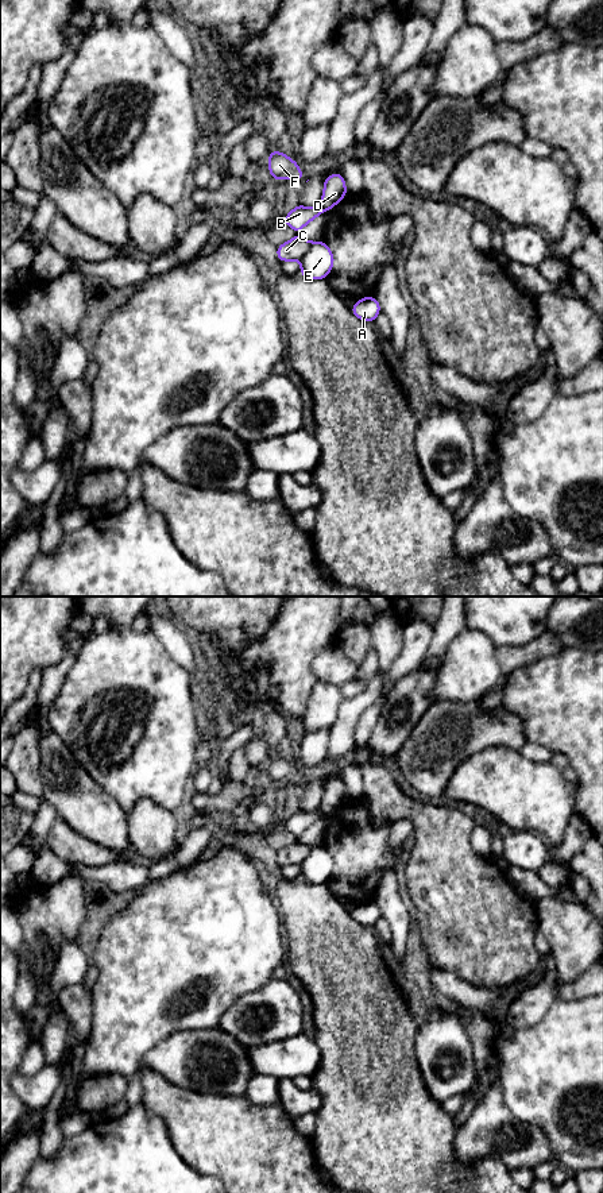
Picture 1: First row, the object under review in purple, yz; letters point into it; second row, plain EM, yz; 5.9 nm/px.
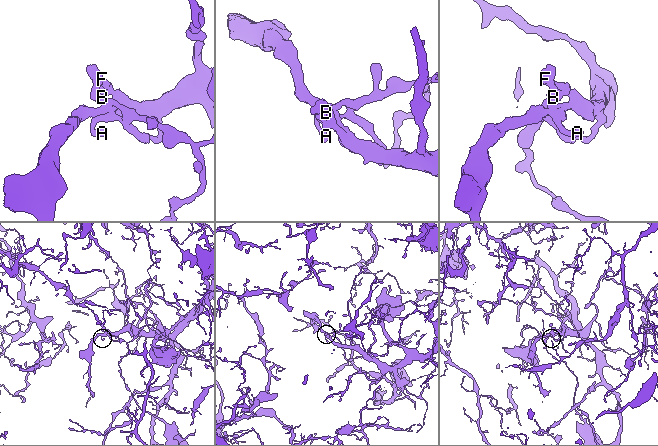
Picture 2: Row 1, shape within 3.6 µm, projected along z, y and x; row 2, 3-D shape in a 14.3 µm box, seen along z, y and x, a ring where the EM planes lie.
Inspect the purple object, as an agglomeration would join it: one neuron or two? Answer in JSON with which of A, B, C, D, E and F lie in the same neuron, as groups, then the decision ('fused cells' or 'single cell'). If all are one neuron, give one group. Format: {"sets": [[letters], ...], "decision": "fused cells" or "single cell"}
{"sets": [["A", "B", "E"], ["C", "D", "F"]], "decision": "fused cells"}

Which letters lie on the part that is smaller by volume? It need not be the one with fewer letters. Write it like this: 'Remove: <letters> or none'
Remove: A, B, E

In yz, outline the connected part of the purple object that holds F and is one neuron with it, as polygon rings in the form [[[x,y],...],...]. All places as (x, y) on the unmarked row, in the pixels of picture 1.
[[[270,753],[267,765],[271,783],[279,787],[282,783],[301,785],[305,781],[295,764],[287,762],[282,756],[272,756]]]

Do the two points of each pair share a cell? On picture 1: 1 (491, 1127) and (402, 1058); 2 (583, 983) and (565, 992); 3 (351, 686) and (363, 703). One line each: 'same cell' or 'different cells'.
1: different cells
2: same cell
3: different cells

